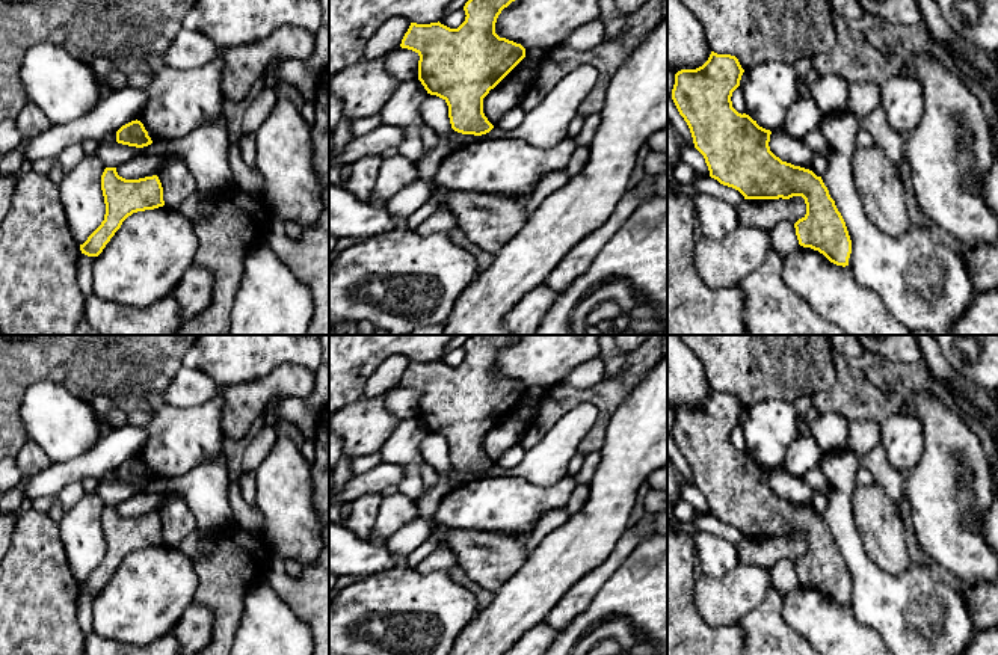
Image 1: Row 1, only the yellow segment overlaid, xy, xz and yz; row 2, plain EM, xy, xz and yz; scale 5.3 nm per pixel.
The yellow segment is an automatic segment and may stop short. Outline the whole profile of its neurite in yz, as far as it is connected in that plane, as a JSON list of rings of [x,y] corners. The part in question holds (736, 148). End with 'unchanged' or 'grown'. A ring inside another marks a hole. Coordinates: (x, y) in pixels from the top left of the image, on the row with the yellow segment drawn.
[[[711,51],[702,66],[681,69],[675,74],[672,100],[690,128],[695,148],[705,158],[710,177],[738,190],[744,199],[802,196],[806,204],[806,214],[794,223],[799,244],[818,251],[836,266],[849,266],[852,240],[821,177],[776,157],[769,146],[772,131],[759,127],[749,115],[741,115],[732,107],[731,97],[740,86],[743,72],[744,69],[735,56]]] | unchanged

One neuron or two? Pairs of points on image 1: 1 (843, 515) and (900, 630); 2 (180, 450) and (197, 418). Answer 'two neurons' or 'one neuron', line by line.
1: one neuron
2: one neuron

